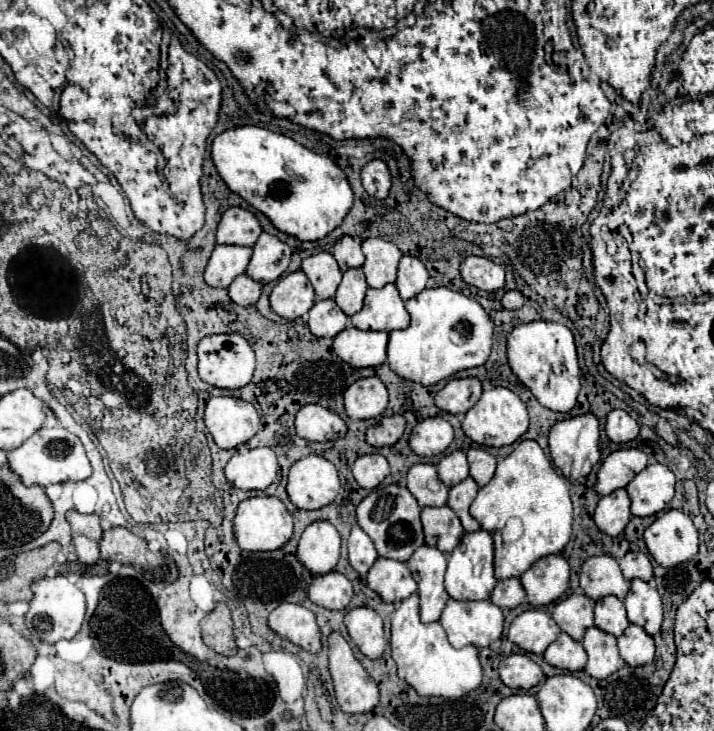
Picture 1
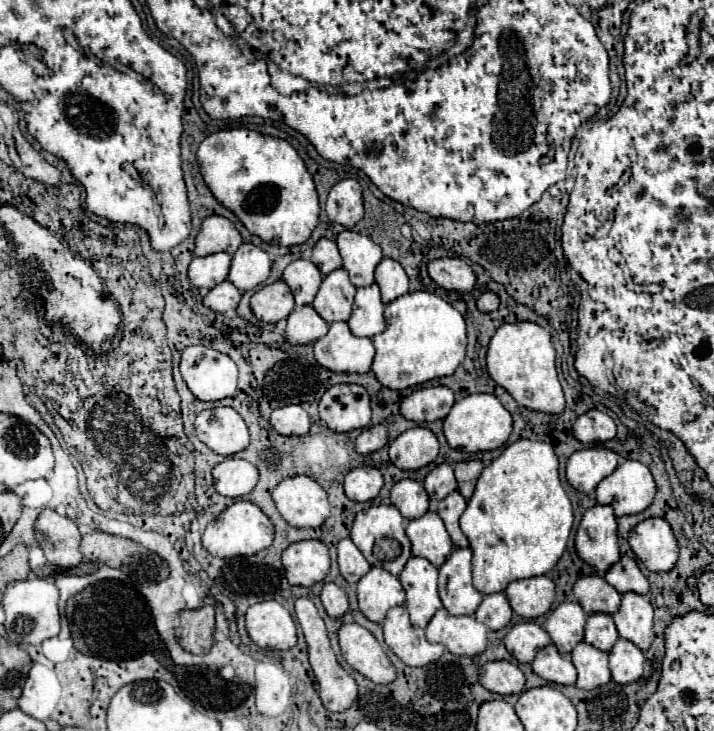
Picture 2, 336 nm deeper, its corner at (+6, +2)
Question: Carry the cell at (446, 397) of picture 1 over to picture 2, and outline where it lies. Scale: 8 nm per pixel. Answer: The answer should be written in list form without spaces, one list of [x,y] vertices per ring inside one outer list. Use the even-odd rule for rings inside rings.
[[[443,385],[423,387],[403,399],[401,415],[417,423],[445,419],[453,403],[455,403],[455,393],[449,387]]]

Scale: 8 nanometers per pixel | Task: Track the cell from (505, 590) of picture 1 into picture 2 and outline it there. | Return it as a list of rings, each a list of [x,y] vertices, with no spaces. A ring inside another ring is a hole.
[[[491,593],[491,595],[483,597],[481,605],[475,611],[475,617],[489,629],[497,631],[511,621],[513,611],[511,611],[511,605],[509,605],[505,593]]]

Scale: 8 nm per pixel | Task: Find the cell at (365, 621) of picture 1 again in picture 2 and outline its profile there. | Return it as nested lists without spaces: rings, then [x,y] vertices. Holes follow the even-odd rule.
[[[345,623],[339,629],[339,645],[345,661],[375,683],[391,683],[395,667],[373,637],[371,631],[357,623]]]

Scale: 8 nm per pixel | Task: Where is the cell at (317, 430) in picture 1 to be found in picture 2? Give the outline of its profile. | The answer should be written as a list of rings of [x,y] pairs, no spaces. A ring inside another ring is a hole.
[[[285,405],[271,413],[271,427],[281,435],[307,435],[311,421],[301,405]]]

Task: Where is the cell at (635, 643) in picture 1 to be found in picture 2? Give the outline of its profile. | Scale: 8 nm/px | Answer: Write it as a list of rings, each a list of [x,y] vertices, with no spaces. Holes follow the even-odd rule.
[[[617,639],[609,651],[609,667],[613,681],[633,683],[643,675],[643,651],[629,639]]]

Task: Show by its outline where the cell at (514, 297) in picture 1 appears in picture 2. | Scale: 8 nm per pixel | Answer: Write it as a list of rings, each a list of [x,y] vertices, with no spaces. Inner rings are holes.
[[[485,291],[485,293],[477,299],[477,307],[479,307],[479,311],[483,311],[483,313],[495,311],[495,309],[499,307],[499,297],[497,297],[497,293]]]

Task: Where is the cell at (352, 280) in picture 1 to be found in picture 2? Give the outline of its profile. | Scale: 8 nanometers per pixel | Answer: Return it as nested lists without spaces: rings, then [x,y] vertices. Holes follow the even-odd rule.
[[[335,269],[325,275],[321,289],[313,301],[313,309],[331,325],[335,321],[347,321],[351,315],[355,285],[349,281],[345,269]]]

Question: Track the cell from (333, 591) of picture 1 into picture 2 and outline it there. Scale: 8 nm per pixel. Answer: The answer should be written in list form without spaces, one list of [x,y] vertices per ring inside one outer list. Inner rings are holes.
[[[325,583],[319,597],[321,597],[321,603],[329,617],[341,617],[349,609],[347,593],[341,587],[337,587],[335,583]]]

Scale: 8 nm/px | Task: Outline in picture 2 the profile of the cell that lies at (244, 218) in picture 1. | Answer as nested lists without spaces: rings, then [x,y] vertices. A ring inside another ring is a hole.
[[[211,215],[203,221],[201,231],[195,237],[195,253],[211,255],[211,253],[225,251],[233,255],[241,243],[243,243],[241,233],[235,229],[235,225],[227,217]]]

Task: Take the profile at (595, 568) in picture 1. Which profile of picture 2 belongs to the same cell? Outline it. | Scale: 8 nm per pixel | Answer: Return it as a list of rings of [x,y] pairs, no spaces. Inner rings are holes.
[[[587,575],[573,585],[577,603],[587,615],[591,613],[615,613],[621,605],[621,593],[613,589],[601,575]]]

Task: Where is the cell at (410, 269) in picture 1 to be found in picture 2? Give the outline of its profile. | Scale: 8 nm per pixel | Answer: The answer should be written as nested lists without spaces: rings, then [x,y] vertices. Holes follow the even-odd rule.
[[[383,259],[375,269],[375,281],[381,287],[383,303],[391,303],[393,299],[405,295],[409,291],[409,277],[399,261]]]

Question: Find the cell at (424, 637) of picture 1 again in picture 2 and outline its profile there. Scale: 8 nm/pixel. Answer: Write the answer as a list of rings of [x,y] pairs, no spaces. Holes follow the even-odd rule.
[[[403,605],[389,609],[383,621],[383,633],[389,649],[409,667],[423,667],[433,663],[445,651],[443,645],[429,643],[421,627],[411,625],[409,613]]]

